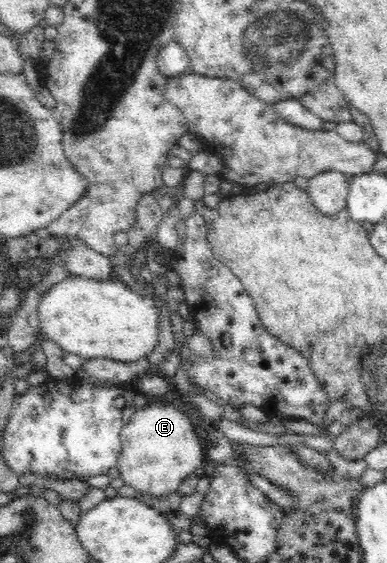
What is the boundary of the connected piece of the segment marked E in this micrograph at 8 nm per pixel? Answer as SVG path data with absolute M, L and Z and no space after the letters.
M167 402L167 404L148 404L135 410L131 416L131 421L122 429L120 434L122 449L118 456L118 464L115 466L116 475L119 476L123 484L131 486L139 494L147 496L165 496L176 492L181 481L189 477L197 466L205 464L203 462L203 440L193 430L193 424L189 420L189 408L179 406L177 402Z

